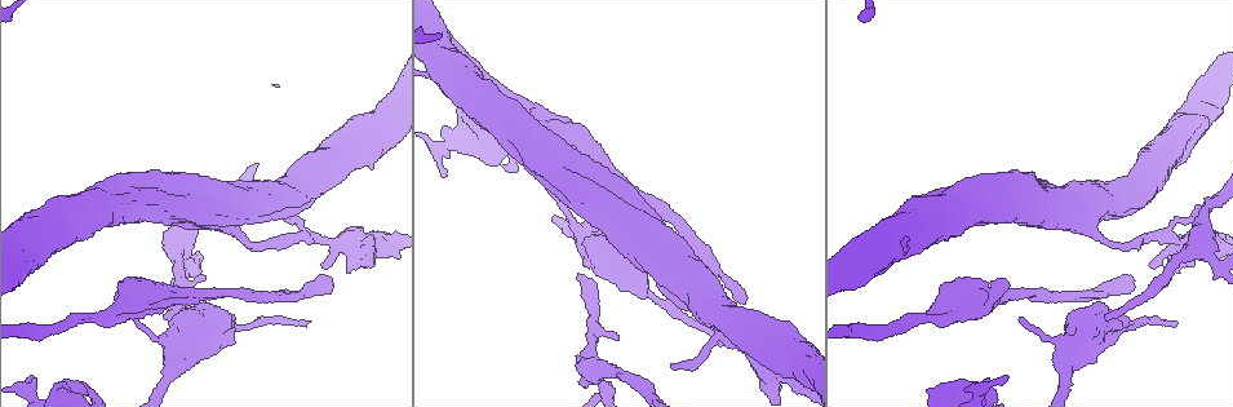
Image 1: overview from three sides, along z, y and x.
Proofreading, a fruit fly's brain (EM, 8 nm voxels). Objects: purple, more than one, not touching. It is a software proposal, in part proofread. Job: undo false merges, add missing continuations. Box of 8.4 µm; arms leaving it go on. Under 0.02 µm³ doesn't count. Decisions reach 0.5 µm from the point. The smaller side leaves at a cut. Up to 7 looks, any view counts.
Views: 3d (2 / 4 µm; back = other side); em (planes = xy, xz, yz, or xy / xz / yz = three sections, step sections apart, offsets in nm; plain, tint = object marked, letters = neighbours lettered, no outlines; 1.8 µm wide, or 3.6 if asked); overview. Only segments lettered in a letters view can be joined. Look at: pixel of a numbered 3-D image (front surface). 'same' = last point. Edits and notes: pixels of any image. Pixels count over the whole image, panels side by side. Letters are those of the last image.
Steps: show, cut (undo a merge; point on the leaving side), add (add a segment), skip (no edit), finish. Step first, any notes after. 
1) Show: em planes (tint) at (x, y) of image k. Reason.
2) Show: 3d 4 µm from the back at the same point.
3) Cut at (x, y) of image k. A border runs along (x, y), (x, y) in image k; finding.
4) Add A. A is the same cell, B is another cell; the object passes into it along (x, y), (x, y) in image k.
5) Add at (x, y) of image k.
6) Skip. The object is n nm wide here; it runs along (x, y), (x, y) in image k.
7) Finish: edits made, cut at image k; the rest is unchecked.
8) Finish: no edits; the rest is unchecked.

Show: em xz step 8 (tint) at (1110, 312) of image 1. Branch stops here.

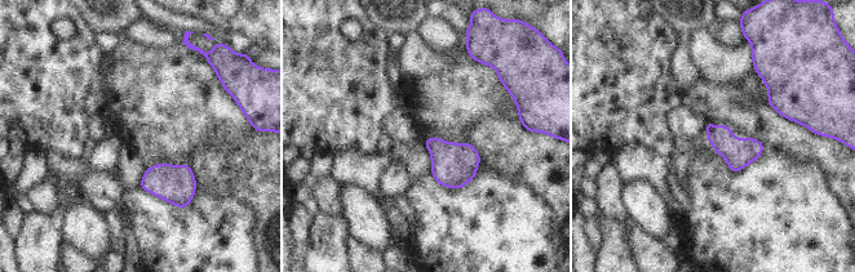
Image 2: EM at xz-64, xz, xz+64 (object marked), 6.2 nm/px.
Show: em planes (letters) at the same point.

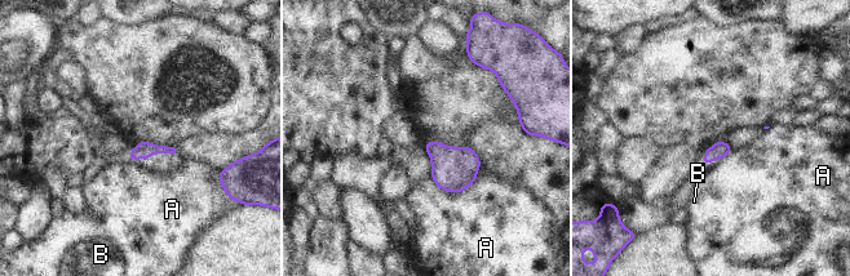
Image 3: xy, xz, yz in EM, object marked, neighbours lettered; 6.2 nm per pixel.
Skip. A and B are other cells; none of them fits.

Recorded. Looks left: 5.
Show: 3d 4 µm from the back at (742, 293) of image 1.

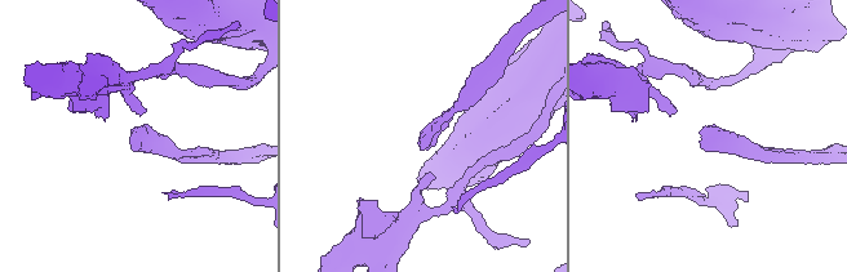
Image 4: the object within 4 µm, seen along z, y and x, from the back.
Show: em planes (plain) at (421, 134) of image 4.

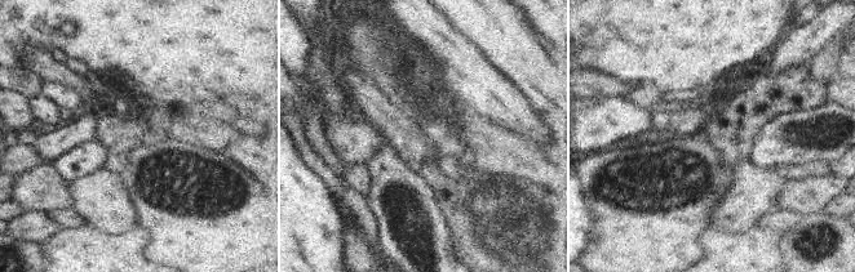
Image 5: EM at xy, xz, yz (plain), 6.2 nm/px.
Show: em planes (letters) at the same point. See the neighbours.

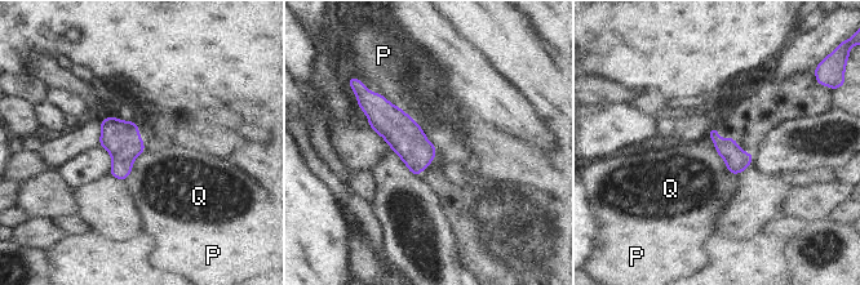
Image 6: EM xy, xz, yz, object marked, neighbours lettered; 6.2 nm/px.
Skip. The longest contact is with P, 240 nm; P and Q are other cells; a border runs along (714, 148), (731, 173), (741, 173) in image 6; none of them fits.

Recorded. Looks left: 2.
Finish: no edits; the rest is unchecked.

